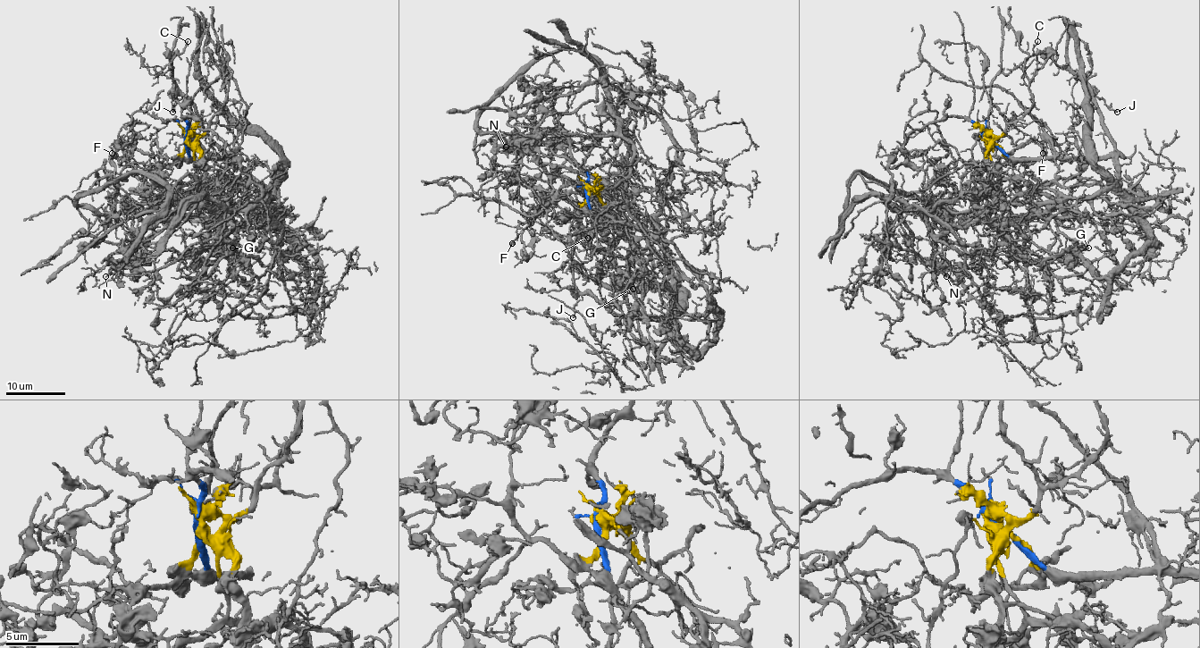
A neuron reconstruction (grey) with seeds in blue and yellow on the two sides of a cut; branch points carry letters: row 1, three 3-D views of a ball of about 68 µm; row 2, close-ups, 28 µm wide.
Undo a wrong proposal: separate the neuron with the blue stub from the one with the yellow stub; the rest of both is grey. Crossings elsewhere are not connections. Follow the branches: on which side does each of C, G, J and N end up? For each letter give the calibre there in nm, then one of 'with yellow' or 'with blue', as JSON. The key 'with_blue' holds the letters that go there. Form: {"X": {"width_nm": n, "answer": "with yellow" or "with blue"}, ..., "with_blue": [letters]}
{"C": {"width_nm": 130, "answer": "with blue"}, "G": {"width_nm": 190, "answer": "with yellow"}, "J": {"width_nm": 140, "answer": "with blue"}, "N": {"width_nm": 180, "answer": "with yellow"}, "with_blue": ["C", "J"]}

